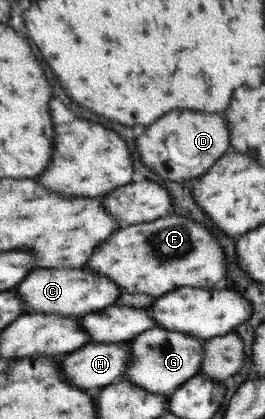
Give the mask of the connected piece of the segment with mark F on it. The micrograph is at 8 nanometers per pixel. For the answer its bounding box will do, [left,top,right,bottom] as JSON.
[84,215,228,297]

